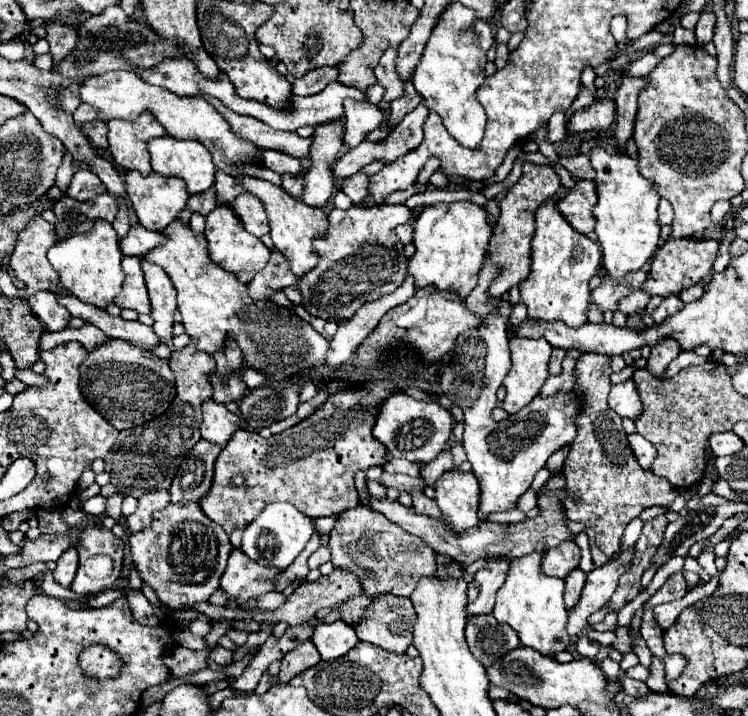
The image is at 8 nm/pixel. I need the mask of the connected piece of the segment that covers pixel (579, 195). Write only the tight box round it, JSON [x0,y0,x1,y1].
[558,180,598,234]

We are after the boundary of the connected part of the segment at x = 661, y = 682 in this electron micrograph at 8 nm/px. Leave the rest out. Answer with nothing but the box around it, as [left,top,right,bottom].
[645,656,668,692]

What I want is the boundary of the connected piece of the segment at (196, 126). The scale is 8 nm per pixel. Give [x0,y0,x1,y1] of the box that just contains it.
[80,70,260,176]

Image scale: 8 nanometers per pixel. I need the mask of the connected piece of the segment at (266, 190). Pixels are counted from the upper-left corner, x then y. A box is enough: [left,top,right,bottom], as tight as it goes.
[236,176,328,276]

